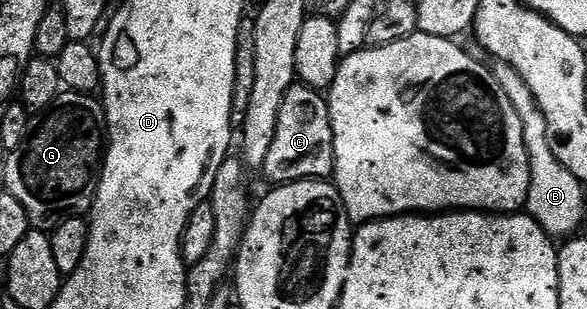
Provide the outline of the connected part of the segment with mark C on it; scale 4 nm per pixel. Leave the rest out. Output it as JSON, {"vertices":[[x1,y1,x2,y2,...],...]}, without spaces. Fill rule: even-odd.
{"vertices":[[293,84,286,92,286,100,282,100,282,108,278,112,278,129,274,132,274,144,270,144,270,152,266,155,262,173,272,181,272,184,287,184,328,180,333,177,335,168,334,132,330,124,327,97,321,91,312,89,311,86]]}

